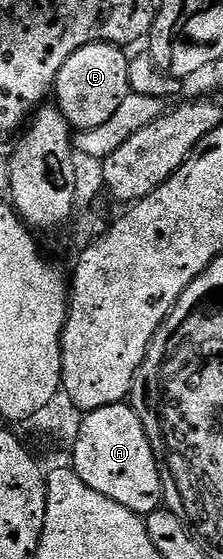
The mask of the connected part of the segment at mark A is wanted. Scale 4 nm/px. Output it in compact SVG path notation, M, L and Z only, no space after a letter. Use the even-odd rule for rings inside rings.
M129 404L109 405L89 410L83 416L79 435L72 442L72 468L92 491L128 507L139 515L150 514L163 504L162 476L154 458L142 420Z

